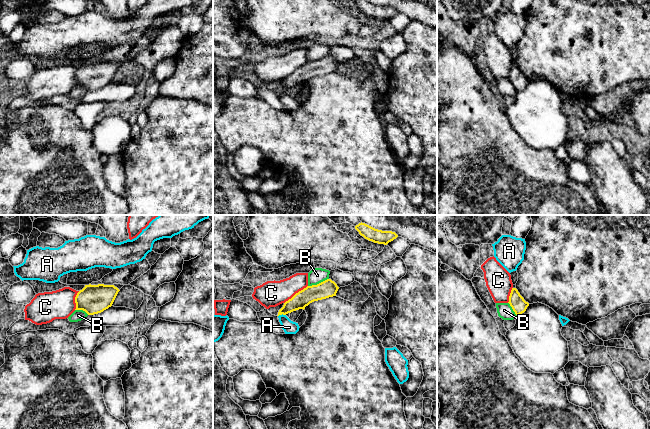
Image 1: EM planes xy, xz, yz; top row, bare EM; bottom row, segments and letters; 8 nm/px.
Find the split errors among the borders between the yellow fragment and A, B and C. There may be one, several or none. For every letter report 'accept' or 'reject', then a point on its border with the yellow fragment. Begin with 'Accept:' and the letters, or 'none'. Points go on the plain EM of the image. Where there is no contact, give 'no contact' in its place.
Accept: none
A: reject; meets yellow in xz at (281, 90)
B: reject; meets yellow in xz at (319, 59)
C: reject; meets yellow in xz at (296, 69)

